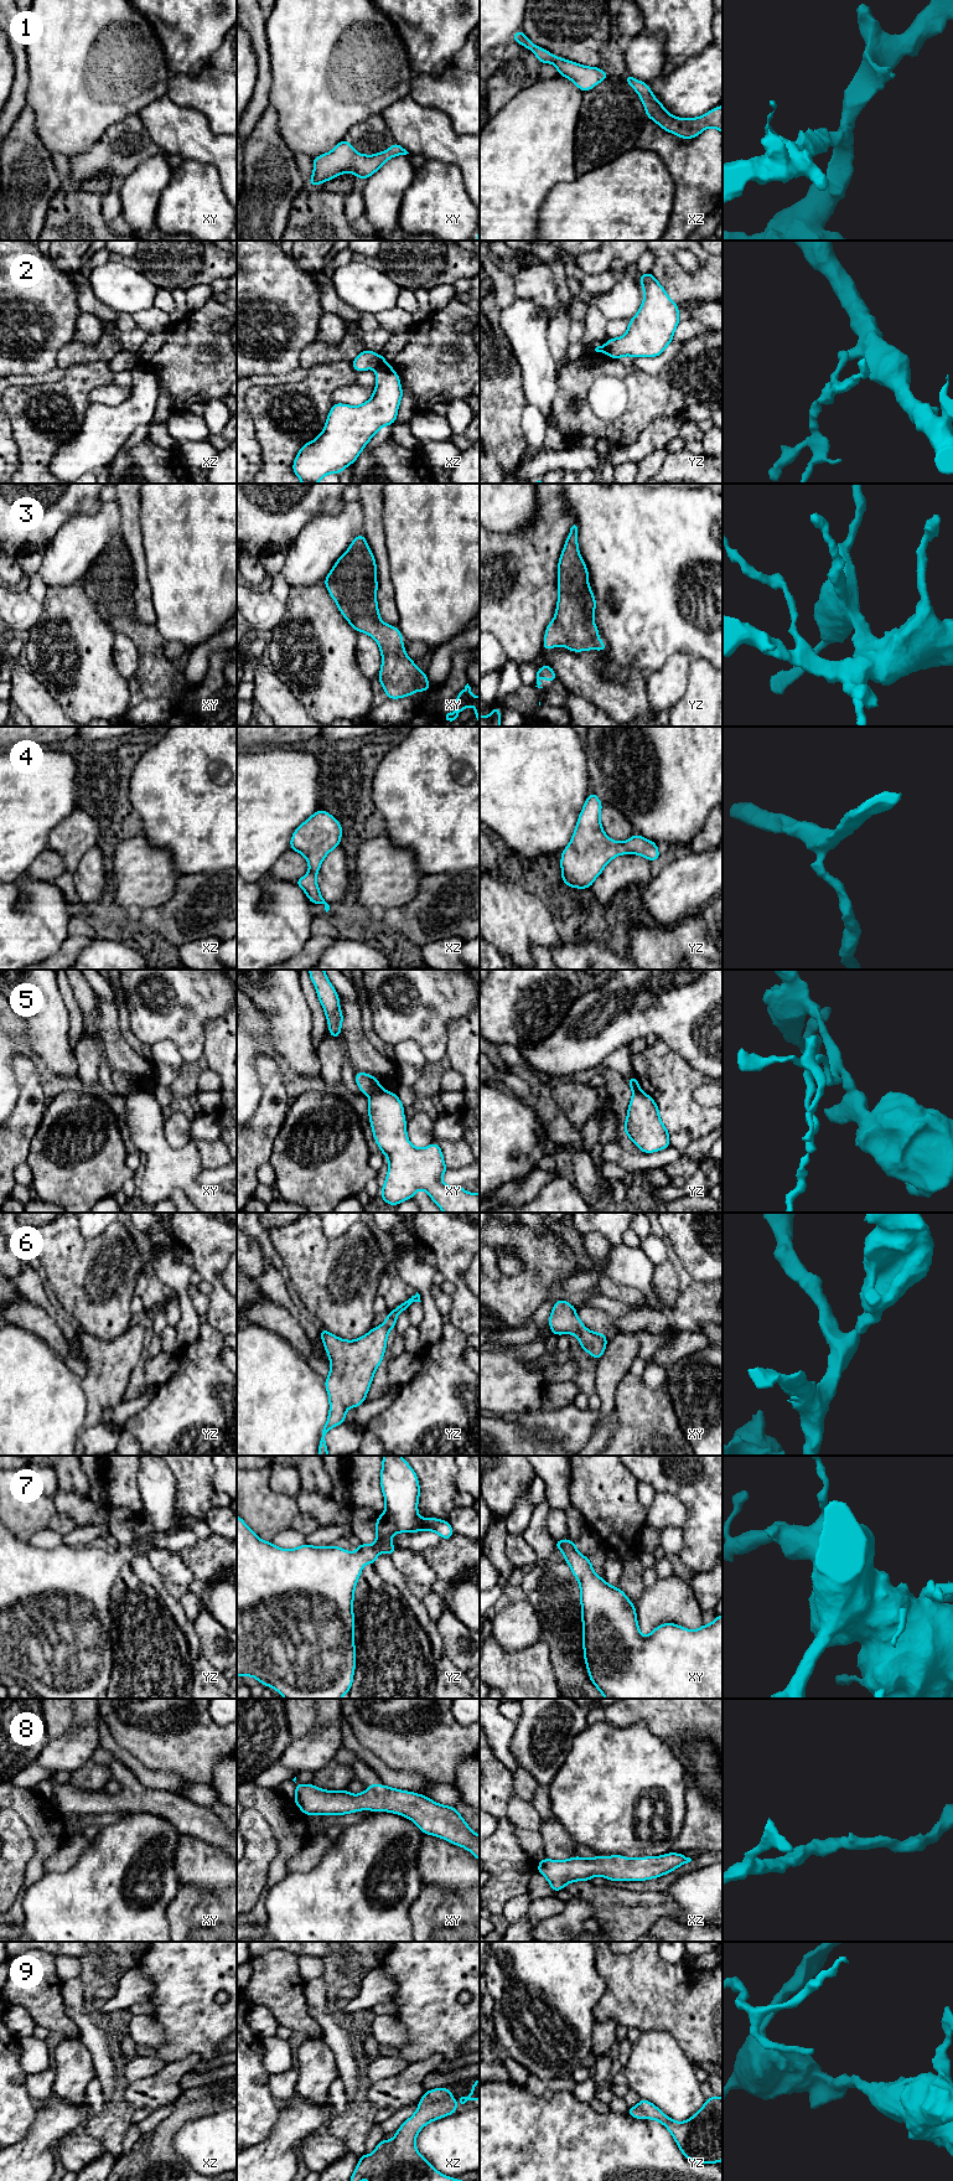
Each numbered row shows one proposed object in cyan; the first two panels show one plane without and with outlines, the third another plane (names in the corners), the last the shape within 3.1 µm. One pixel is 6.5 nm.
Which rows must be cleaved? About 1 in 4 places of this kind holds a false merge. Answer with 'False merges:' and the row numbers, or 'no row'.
False merges: 2, 5

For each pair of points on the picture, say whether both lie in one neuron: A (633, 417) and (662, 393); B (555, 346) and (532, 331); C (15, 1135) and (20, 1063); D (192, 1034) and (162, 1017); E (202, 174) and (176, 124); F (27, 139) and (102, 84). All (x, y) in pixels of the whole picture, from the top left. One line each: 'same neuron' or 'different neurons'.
A: same neuron
B: different neurons
C: same neuron
D: same neuron
E: different neurons
F: different neurons

